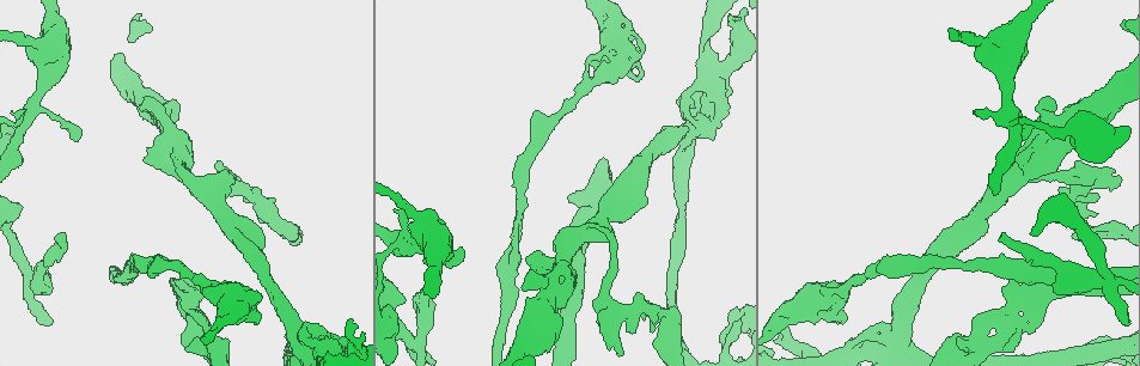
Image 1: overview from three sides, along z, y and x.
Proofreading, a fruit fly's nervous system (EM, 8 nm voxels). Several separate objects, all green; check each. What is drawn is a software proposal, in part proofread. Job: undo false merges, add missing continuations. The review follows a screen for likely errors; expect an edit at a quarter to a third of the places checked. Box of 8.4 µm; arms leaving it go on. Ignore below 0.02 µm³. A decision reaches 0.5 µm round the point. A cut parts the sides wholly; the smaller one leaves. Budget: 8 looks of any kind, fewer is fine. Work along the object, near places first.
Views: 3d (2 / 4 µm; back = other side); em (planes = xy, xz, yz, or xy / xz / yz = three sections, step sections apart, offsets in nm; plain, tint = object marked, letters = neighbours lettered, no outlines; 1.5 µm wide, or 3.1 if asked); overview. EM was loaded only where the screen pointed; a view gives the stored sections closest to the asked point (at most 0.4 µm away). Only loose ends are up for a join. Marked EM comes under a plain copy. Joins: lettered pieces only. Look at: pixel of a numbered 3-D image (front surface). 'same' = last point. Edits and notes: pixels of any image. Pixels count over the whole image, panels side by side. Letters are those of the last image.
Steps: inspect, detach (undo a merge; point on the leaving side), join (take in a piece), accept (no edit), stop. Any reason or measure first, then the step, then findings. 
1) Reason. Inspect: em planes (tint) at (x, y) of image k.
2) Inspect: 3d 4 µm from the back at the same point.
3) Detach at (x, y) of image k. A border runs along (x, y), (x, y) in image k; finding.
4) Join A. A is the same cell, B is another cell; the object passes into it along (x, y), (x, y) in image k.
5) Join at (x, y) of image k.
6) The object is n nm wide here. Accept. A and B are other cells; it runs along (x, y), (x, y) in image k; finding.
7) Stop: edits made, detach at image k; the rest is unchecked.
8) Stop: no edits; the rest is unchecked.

Inspect: 3d 2 µm at (24, 125) of image 1.

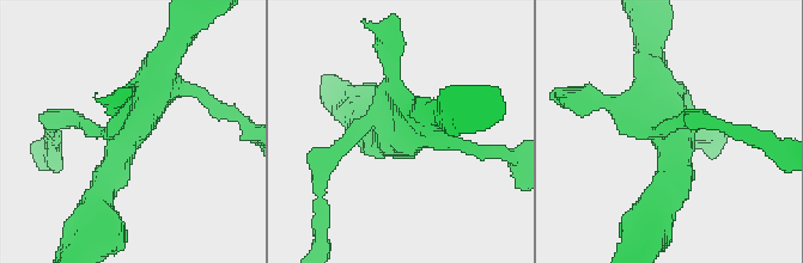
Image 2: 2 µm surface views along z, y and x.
Need the tissue. Inspect: em xy step 8 (letters) at (128, 131) of image 2.

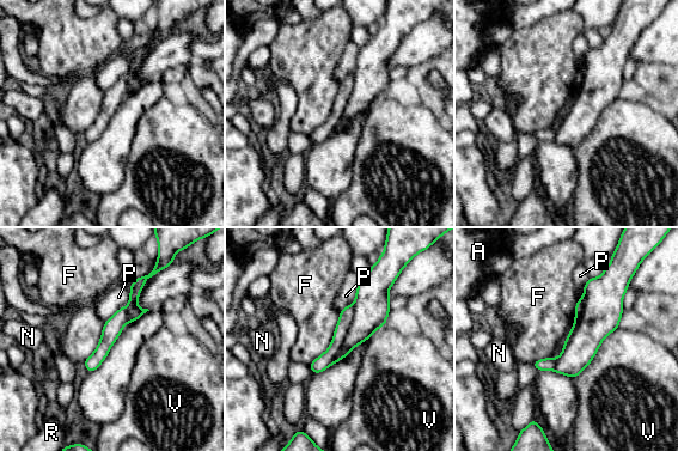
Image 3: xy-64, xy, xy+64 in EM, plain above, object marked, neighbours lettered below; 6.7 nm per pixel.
Inspect: em planes (letters) at the same point.

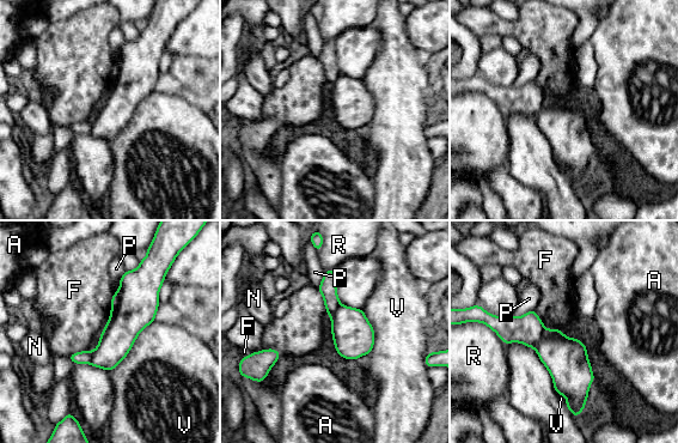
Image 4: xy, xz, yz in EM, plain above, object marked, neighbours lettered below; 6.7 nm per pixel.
The object is 190 nm wide here. Detach at (115, 299) of image 4. A, F, N, P, R and V are other cells; a second neuron is stuck on.

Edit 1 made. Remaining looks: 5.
Inspect: overview.

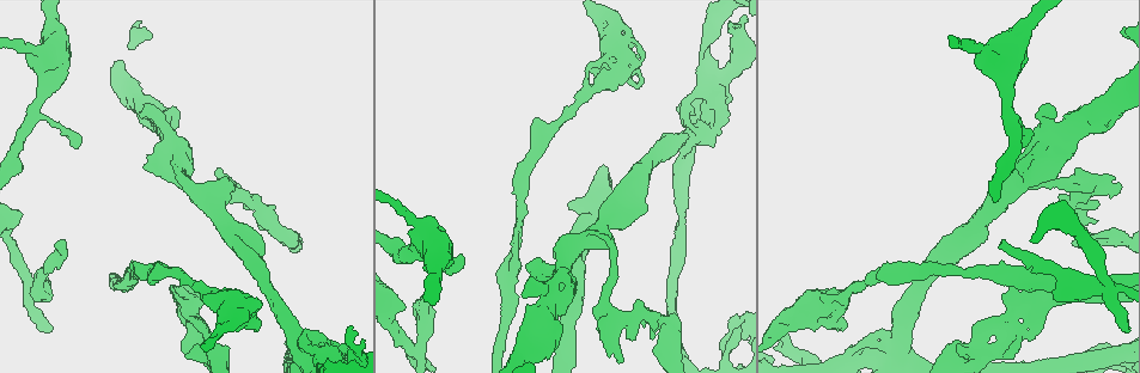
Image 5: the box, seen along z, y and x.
Looks like a crossing. Inspect: 3d 4 µm at (414, 348) of image 5.

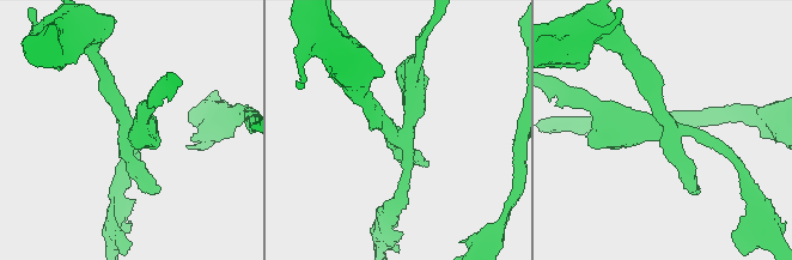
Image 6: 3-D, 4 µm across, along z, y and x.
4 arms meet here. Inspect: em planes (letters) at (126, 126) of image 6.

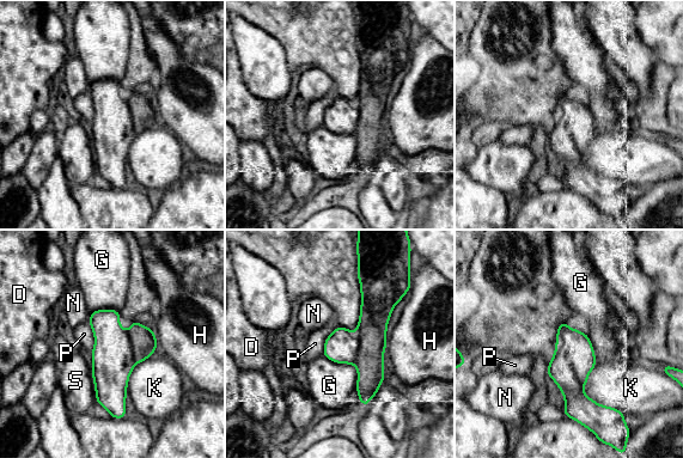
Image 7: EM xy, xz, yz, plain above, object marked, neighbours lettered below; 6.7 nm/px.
Detach at (142, 341) of image 7. D, G, H, K, N, P and S are other cells; the part that leaves runs along (361, 276), (371, 288), (365, 401) in image 7; a second neuron is stuck on.

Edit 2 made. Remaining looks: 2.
Stop: edits made, detach at image 4, detach at image 7; the rest is unchecked.

